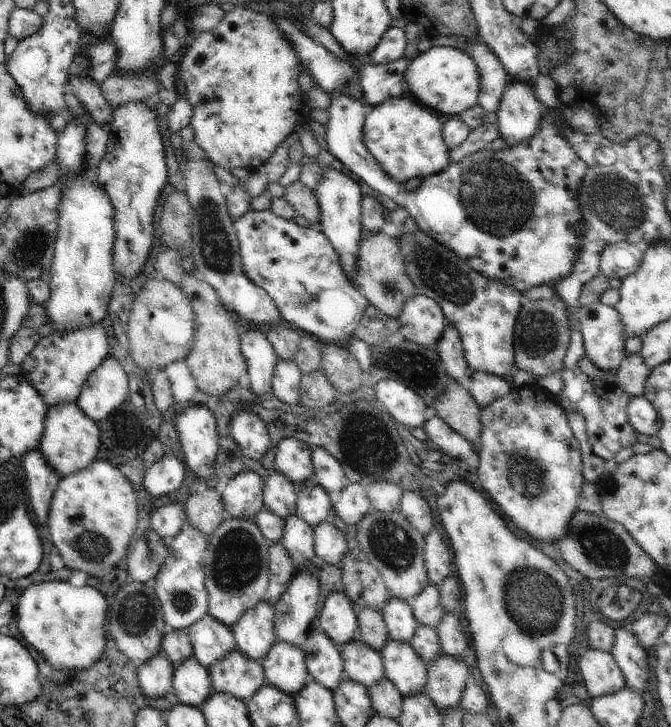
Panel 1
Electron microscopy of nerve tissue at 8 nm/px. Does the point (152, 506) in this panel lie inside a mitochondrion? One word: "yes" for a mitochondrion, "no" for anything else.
no

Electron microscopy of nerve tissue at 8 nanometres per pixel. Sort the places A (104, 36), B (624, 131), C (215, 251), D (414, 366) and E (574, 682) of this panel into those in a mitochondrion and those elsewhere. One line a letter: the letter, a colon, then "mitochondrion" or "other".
A: other
B: other
C: mitochondrion
D: mitochondrion
E: other

